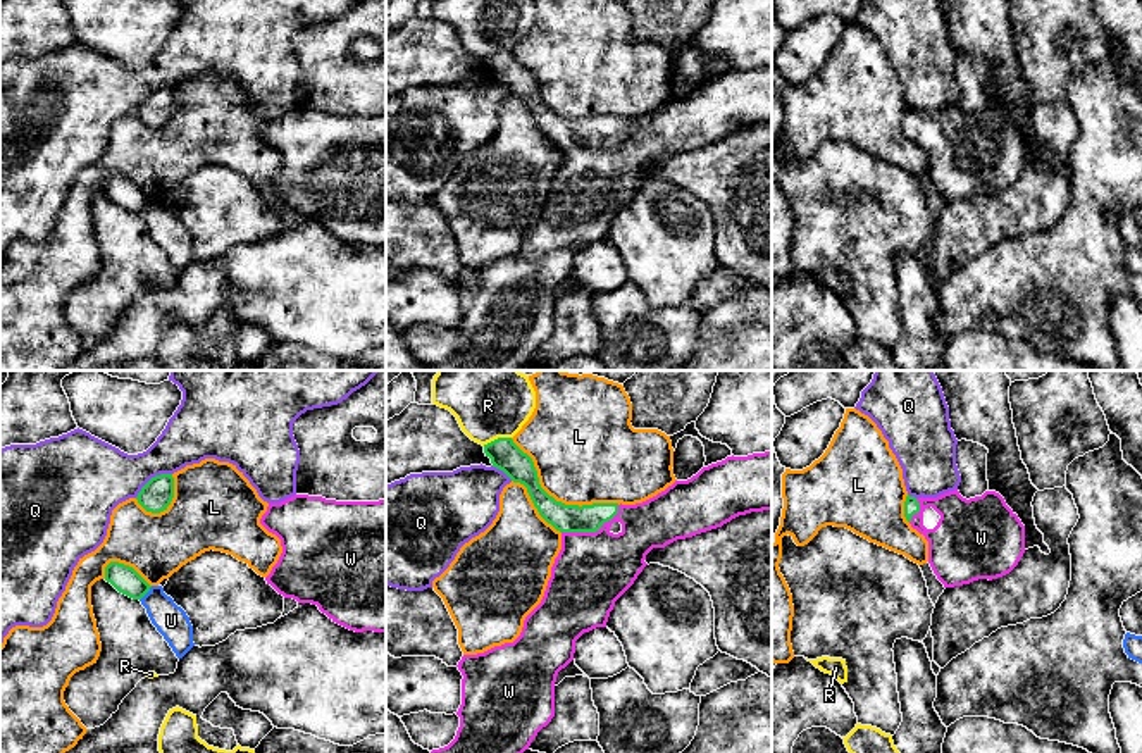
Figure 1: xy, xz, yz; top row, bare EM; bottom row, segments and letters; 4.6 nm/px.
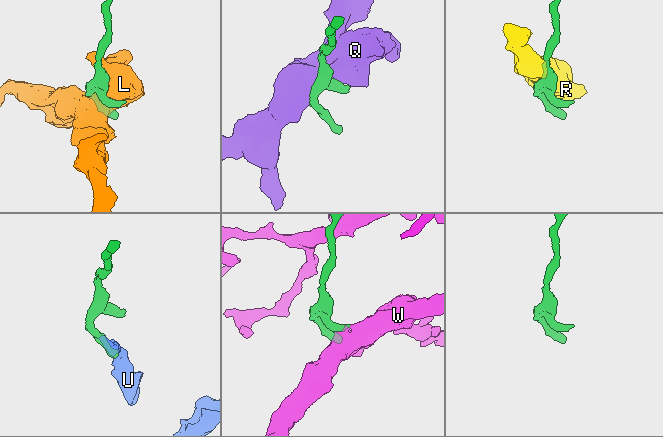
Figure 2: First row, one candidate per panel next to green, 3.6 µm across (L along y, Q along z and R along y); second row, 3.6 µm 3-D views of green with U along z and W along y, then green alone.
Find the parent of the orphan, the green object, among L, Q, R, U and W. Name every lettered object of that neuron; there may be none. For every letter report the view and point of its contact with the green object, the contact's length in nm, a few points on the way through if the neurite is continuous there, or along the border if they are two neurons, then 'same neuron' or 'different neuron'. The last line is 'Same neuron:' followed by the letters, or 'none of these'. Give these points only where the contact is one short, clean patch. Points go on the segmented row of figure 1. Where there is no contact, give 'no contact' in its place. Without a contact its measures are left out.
L: xz (555, 500) | 600 nm | different neuron
Q: xy (152, 478) | 200 nm | different neuron
R: xz (496, 440) | 140 nm | different neuron
U: xy (147, 591) | 90 nm | different neuron
W: xz (593, 531) | 300 nm | across xz (564, 517), (593, 531), (593, 569) | same neuron
Same neuron: W

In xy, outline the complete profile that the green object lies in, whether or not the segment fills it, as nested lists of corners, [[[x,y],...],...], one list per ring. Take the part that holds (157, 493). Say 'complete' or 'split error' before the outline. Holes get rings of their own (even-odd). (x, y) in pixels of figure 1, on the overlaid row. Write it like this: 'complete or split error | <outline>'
complete | [[[160,474],[152,477],[138,493],[138,503],[152,513],[167,510],[174,498],[174,477],[172,474]]]

